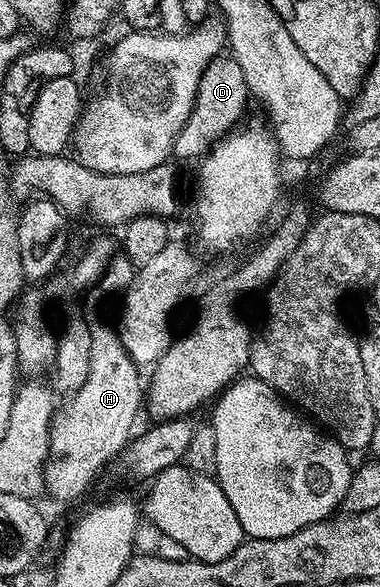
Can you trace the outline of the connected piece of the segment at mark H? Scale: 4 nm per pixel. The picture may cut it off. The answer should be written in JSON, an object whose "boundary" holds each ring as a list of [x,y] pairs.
{"boundary":[[[95,318],[89,320],[91,330],[91,374],[79,390],[68,397],[65,405],[58,407],[53,414],[53,429],[49,439],[49,457],[45,463],[45,490],[57,500],[77,500],[93,484],[93,479],[101,472],[101,467],[117,459],[134,435],[133,423],[137,411],[143,408],[143,376],[139,367],[128,356],[120,342],[118,329],[111,323],[104,324]]]}

